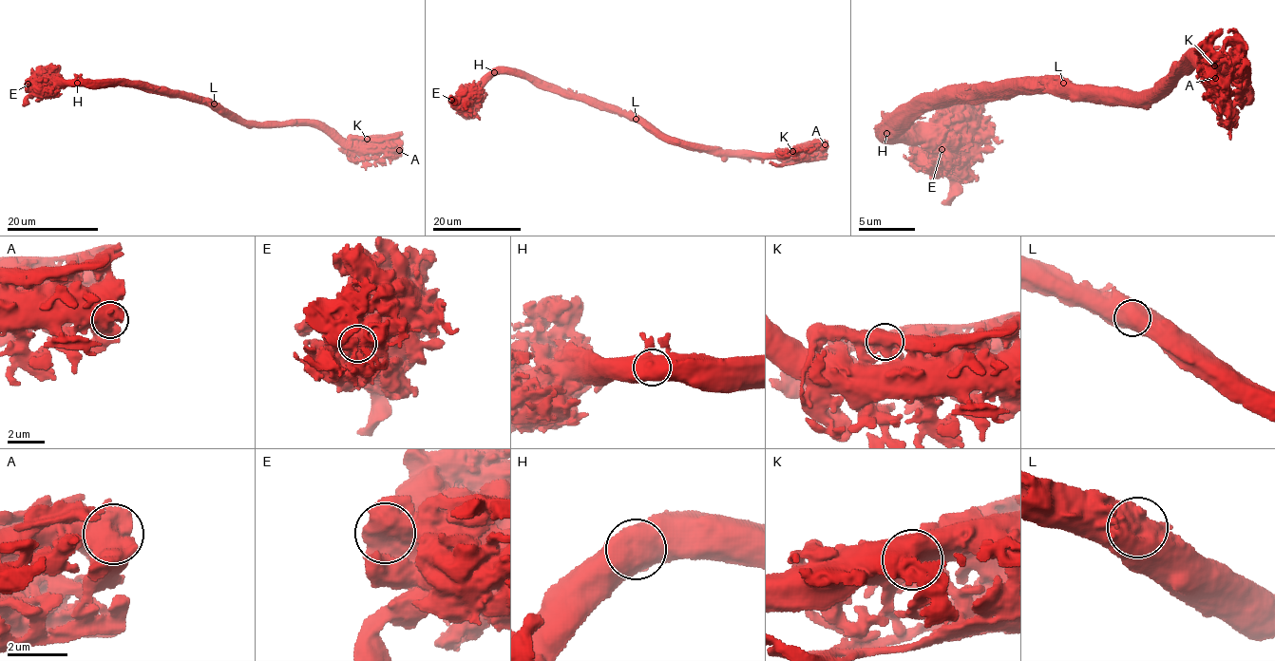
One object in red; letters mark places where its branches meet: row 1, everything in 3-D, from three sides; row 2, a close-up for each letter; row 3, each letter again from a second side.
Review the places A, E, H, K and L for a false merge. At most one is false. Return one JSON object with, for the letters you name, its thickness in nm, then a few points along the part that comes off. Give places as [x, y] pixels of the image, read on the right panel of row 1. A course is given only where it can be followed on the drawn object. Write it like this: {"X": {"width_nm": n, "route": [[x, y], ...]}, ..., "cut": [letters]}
{"cut": []}

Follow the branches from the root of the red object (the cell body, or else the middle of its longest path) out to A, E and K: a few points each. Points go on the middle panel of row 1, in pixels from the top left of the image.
A: (630, 119), (649, 123), (687, 145), (711, 146), (721, 152), (780, 153), (802, 151), (806, 147), (825, 144)
E: (630, 119), (563, 97), (542, 88), (529, 79), (510, 73), (496, 73), (466, 96), (458, 96), (451, 100)
K: (630, 119), (649, 123), (687, 145), (711, 146), (721, 152), (755, 152), (770, 156), (789, 154), (792, 151)

